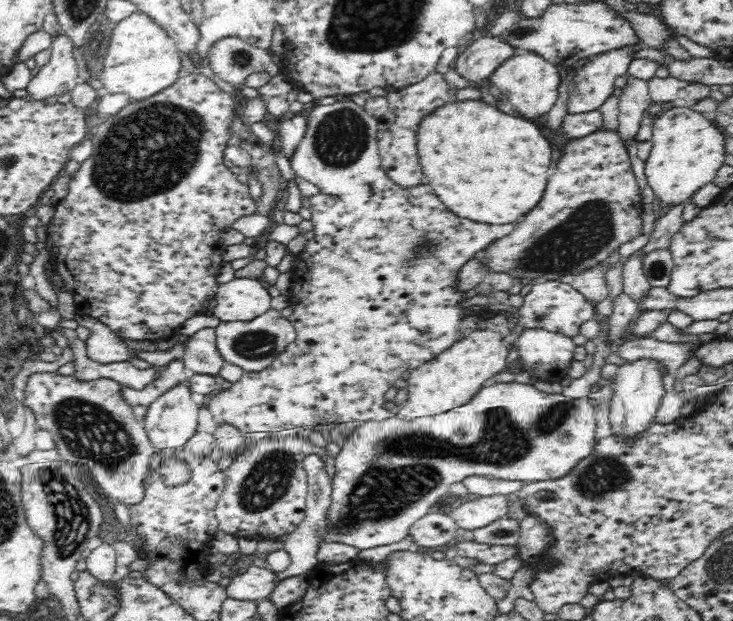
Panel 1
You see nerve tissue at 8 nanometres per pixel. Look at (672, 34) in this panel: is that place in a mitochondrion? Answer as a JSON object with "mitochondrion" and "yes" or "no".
{"mitochondrion":"no"}

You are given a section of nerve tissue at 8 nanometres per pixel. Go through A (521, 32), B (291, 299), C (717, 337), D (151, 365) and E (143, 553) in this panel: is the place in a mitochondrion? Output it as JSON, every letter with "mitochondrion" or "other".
{"A":"mitochondrion","B":"other","C":"other","D":"other","E":"other"}

